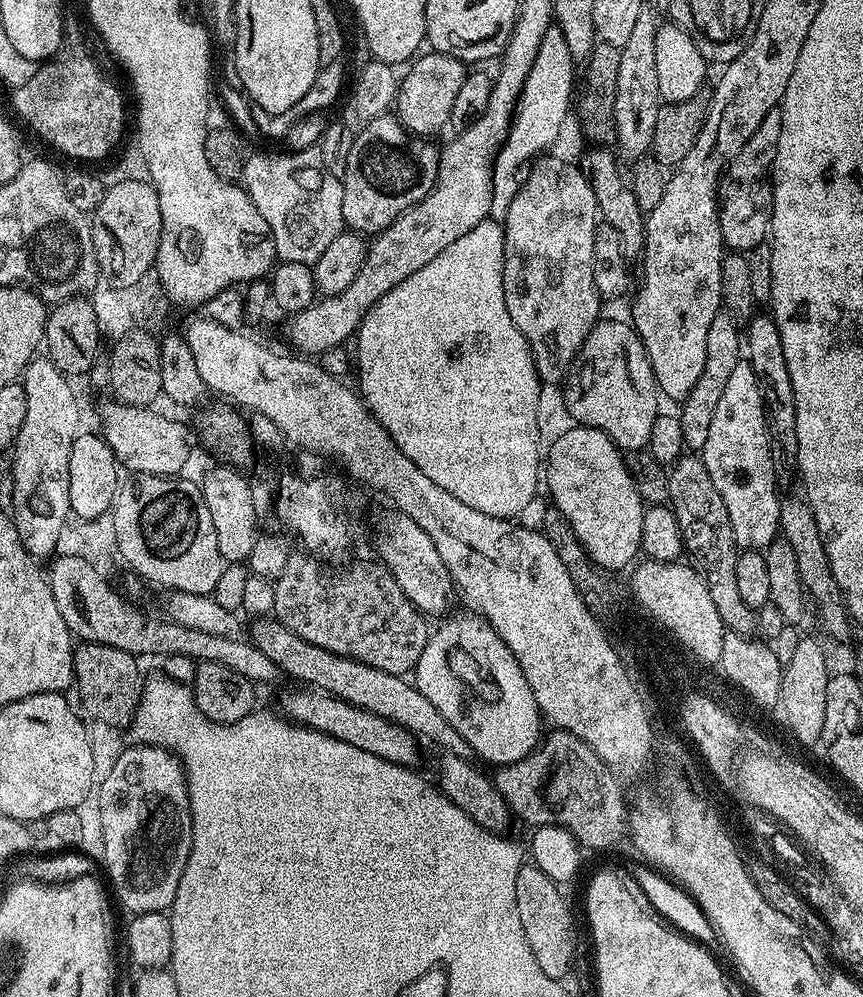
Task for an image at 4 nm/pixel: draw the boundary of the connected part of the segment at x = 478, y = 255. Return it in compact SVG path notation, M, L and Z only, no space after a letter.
M489 218L478 222L474 230L466 230L462 238L450 242L438 258L426 262L422 270L410 274L403 282L398 282L394 290L386 290L374 306L365 314L364 321L356 329L354 345L354 372L360 375L358 391L365 404L368 405L372 415L376 417L384 429L394 438L396 445L430 478L430 482L438 482L442 490L454 494L466 506L474 506L474 510L482 510L482 514L490 514L494 518L519 517L520 511L526 507L526 502L538 494L536 479L542 476L542 448L540 452L540 393L542 386L536 383L536 376L532 370L532 364L528 356L524 341L520 333L508 321L508 314L504 310L504 302L501 300L500 278L501 267L504 265L504 230L495 219Z

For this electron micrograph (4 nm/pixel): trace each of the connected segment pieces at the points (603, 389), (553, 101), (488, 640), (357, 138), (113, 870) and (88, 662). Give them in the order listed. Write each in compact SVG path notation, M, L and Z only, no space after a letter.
M597 321L584 339L579 364L575 380L566 388L566 408L573 421L602 430L621 451L645 449L660 413L660 395L645 346L635 328L627 321Z
M551 27L542 38L542 46L538 46L538 54L534 58L534 66L530 66L530 74L526 78L526 86L516 104L516 114L512 117L512 125L508 137L492 163L492 210L491 215L502 218L516 197L516 191L522 183L521 173L531 165L560 136L564 128L564 119L568 116L568 107L573 107L572 83L577 83L578 72L572 69L574 58L570 54L568 37L564 29Z
M472 610L467 611L441 619L437 623L441 623L437 628L435 625L426 642L426 650L422 650L422 658L418 658L416 663L414 683L416 689L426 694L426 698L430 698L434 706L438 706L442 718L446 718L446 722L450 722L450 726L454 726L454 730L458 730L458 734L466 738L473 753L477 757L481 756L485 760L483 761L485 765L516 763L531 754L542 740L542 732L540 734L542 713L515 654L507 648L506 642L490 627L483 616Z
M385 114L374 118L374 122L367 124L361 132L355 133L352 141L352 149L346 162L346 174L342 178L344 186L344 193L342 194L342 218L344 219L345 229L361 234L369 234L368 232L372 232L371 234L382 233L387 230L403 212L410 210L418 202L422 202L422 198L426 198L426 194L430 194L430 190L434 186L436 175L438 174L438 166L440 165L440 148L437 147L437 145L432 145L432 143L433 141L431 139L423 136L414 136L412 133L407 132L403 124L392 114Z
M132 744L131 747L122 751L121 753L118 752L116 756L116 761L114 762L114 768L110 771L109 776L106 778L105 781L98 786L98 795L101 800L101 808L102 808L102 829L103 829L103 839L105 842L105 856L102 859L102 865L106 871L108 871L108 880L107 883L110 885L112 883L111 891L114 893L116 891L116 896L120 899L120 904L122 907L128 911L128 914L135 914L138 912L168 912L169 909L172 907L172 903L174 902L174 894L178 894L178 882L182 882L182 870L186 870L186 862L190 858L190 850L192 849L192 815L190 814L190 798L188 797L188 781L184 779L184 769L179 761L179 759L173 755L172 753L166 751L164 748L154 747L152 745L137 745Z
M80 642L75 645L74 692L80 695L84 703L83 711L93 716L100 724L109 724L112 728L127 729L136 717L136 708L144 693L145 673L140 673L141 661L126 650L95 642Z

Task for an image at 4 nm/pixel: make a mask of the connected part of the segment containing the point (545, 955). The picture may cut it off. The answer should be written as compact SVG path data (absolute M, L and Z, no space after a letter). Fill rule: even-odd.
M531 862L521 863L518 882L514 882L514 898L518 898L518 918L526 930L526 942L542 966L542 974L552 980L563 981L572 968L576 956L576 928L572 925L572 912L564 901L561 885L555 884L542 870Z

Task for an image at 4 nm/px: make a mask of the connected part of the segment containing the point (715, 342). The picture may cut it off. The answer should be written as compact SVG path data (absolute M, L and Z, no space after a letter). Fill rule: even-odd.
M726 310L720 311L710 322L710 334L706 334L706 366L702 366L702 374L698 382L694 382L694 390L690 390L687 399L682 402L684 408L678 412L681 422L685 449L693 453L703 453L706 438L710 434L710 421L714 419L714 410L722 399L722 390L726 390L734 366L742 363L742 328ZM741 354L741 356L740 356Z

